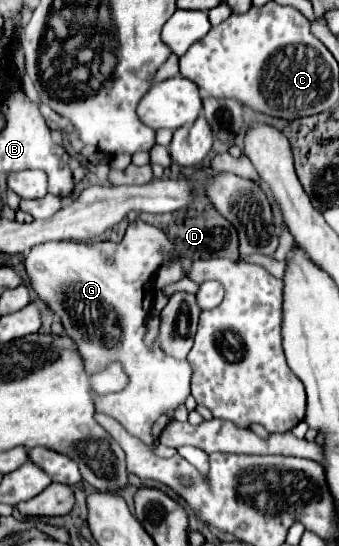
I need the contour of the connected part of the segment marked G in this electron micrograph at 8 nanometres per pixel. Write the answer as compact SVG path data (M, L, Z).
M138 218L136 222L130 222L130 224L128 224L128 230L126 230L122 242L118 242L118 244L116 244L116 242L110 242L110 240L108 240L108 242L66 242L66 240L62 240L62 242L54 242L54 246L36 246L36 248L32 248L32 250L26 254L26 258L24 258L24 270L26 270L26 274L28 274L30 288L32 288L32 290L38 294L38 298L54 312L54 316L64 324L66 334L72 338L72 342L76 344L76 350L78 350L80 358L84 360L84 370L90 372L90 374L96 374L96 372L106 370L108 364L118 362L118 364L122 364L122 368L124 368L124 372L126 372L126 376L128 376L128 384L126 384L124 390L120 390L120 392L110 392L110 394L104 394L104 396L98 396L98 394L94 396L96 412L102 412L102 414L112 416L112 418L118 420L132 436L136 436L138 440L142 440L142 442L148 444L148 446L154 446L154 444L158 442L158 436L162 434L162 430L166 428L166 424L172 420L172 414L174 414L176 406L182 404L182 402L186 400L186 396L190 394L190 376L192 376L190 364L188 364L186 360L174 360L174 358L166 356L166 354L158 348L158 342L156 342L154 348L150 348L150 350L144 346L146 318L148 318L150 304L152 304L152 296L150 296L150 292L146 292L146 286L148 286L152 274L162 266L162 250L172 252L172 254L178 254L178 252L174 250L174 246L170 244L170 240L166 238L164 232L160 232L158 228L154 228L154 226L150 226L150 224L146 224L146 222L142 222L142 220Z

